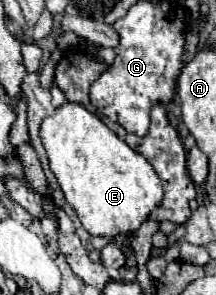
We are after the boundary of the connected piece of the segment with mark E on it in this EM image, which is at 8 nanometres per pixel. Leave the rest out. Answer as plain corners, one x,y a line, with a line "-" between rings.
65,102
63,106
55,108
55,112
41,122
41,140
49,156
51,172
55,174
67,204
77,212
83,228
91,236
115,238
119,234
133,232
141,226
143,220
147,220
149,212
157,204
161,204
163,188
151,164
139,152
129,148
125,140
121,140
113,130
109,130
97,116
87,112
81,104

